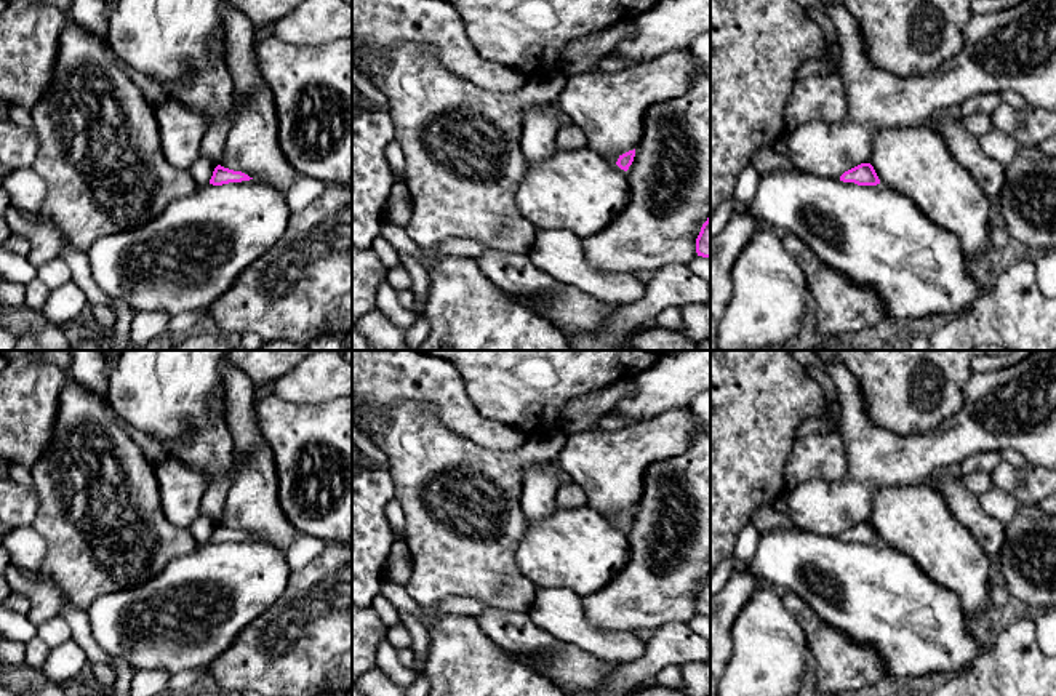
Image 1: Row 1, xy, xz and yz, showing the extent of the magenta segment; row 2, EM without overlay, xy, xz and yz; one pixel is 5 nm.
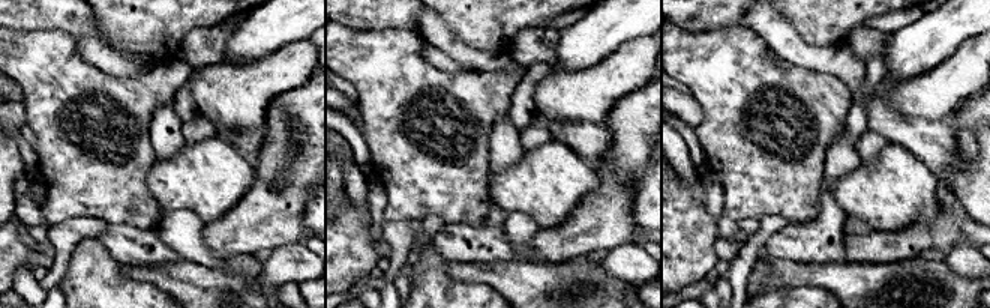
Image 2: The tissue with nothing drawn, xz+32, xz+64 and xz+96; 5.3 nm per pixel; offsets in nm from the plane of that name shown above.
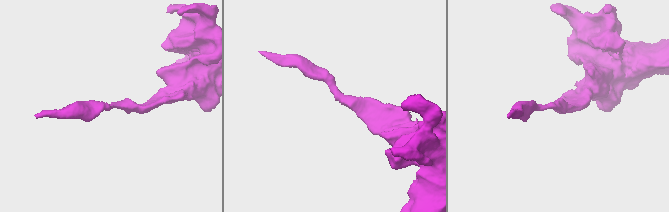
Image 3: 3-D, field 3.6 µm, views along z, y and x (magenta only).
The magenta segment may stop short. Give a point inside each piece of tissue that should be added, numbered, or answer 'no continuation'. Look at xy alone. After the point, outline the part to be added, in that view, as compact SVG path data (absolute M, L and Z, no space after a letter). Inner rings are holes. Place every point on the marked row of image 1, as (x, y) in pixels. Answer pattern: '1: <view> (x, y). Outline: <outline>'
no continuation

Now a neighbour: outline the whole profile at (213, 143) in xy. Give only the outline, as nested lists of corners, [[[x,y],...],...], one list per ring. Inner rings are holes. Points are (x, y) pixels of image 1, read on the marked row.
[[[232,93],[230,107],[222,115],[211,118],[202,141],[200,157],[211,160],[216,166],[221,165],[227,133],[246,101],[246,98]]]

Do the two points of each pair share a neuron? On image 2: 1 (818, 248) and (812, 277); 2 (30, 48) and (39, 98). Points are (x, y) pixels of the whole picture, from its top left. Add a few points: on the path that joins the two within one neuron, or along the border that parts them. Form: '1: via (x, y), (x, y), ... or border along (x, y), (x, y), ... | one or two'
1: border along (780, 257), (795, 262), (840, 262) | two
2: via (36, 60), (39, 63), (39, 86) | one

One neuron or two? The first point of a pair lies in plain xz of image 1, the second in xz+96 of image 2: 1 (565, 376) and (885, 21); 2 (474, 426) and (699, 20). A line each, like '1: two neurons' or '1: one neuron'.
1: two neurons
2: one neuron

